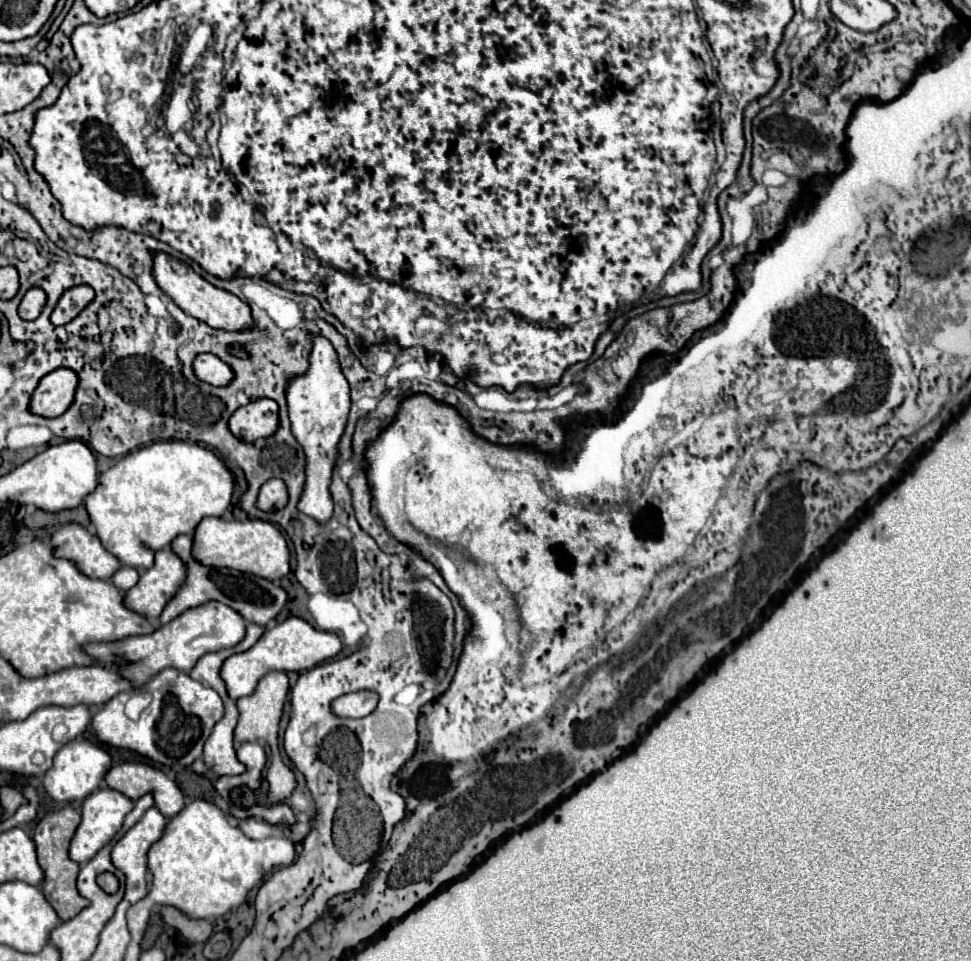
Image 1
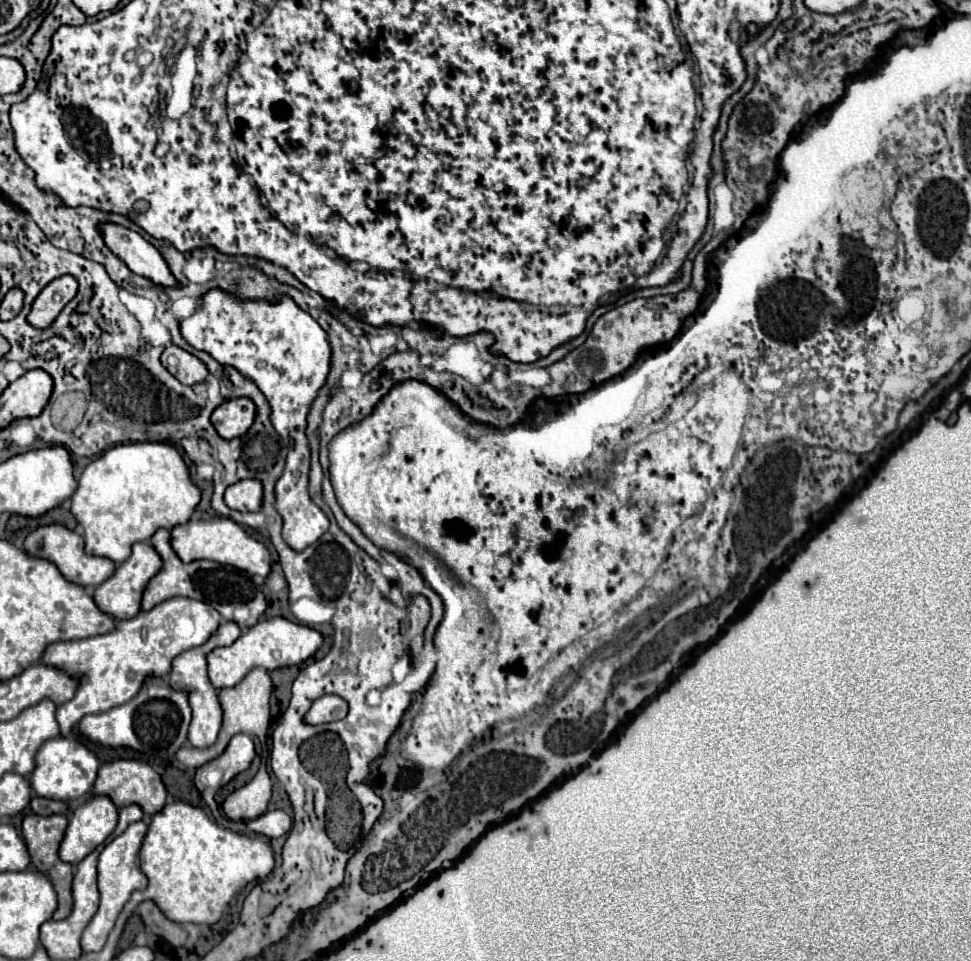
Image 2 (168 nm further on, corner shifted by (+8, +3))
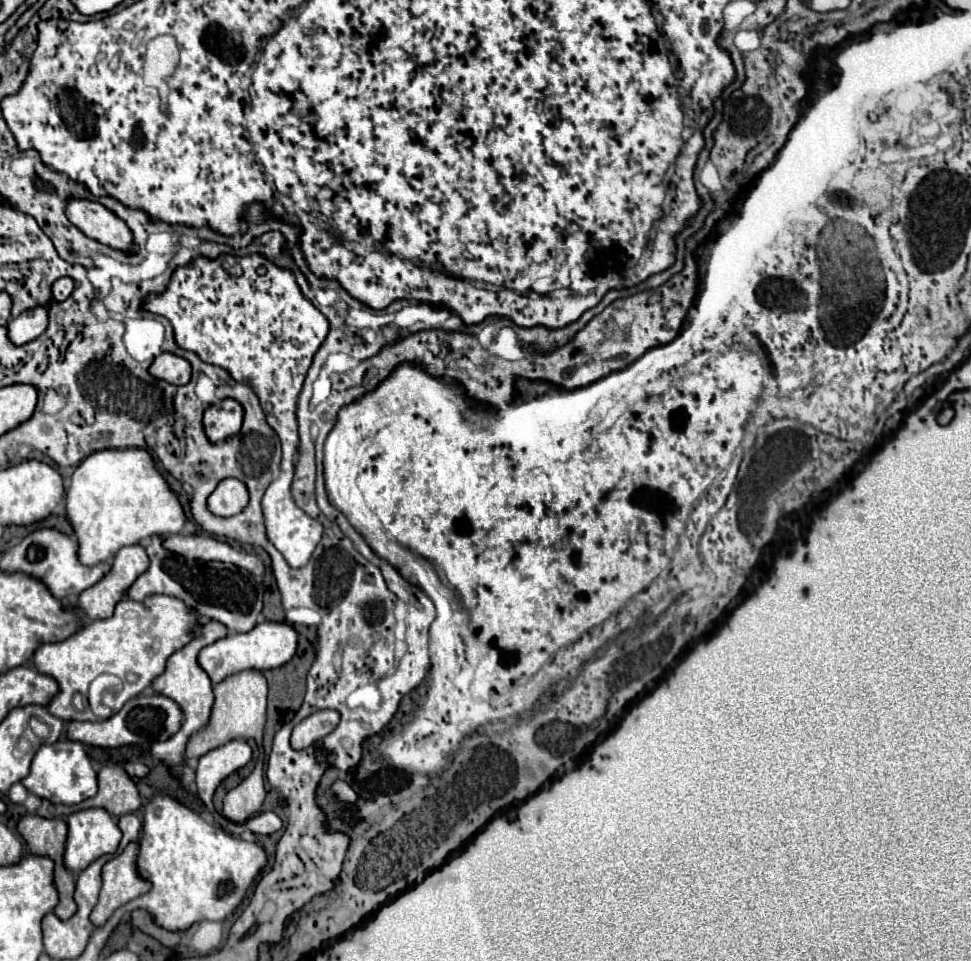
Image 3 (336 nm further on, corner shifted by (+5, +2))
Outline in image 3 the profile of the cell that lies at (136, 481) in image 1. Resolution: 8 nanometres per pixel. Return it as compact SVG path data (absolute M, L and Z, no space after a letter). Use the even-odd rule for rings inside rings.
M142 448L98 450L86 456L72 472L66 514L78 540L78 560L86 566L110 562L118 548L142 538L178 534L186 520L176 494Z

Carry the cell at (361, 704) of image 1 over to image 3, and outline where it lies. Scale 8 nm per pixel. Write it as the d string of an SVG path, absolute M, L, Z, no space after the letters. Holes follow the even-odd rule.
M336 710L314 712L312 716L304 718L300 724L294 726L290 746L294 750L304 750L304 748L312 746L316 740L330 734L338 726L338 722L340 722L340 714Z

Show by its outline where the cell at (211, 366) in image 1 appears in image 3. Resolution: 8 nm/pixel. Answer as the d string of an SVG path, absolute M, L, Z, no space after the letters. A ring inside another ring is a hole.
M162 352L160 356L154 358L148 372L158 380L164 380L164 382L174 384L174 386L182 386L182 384L190 382L192 368L184 358L178 358L170 352Z

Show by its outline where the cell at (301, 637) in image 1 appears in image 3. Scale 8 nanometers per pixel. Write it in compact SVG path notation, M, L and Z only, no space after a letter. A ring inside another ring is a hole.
M262 622L256 624L246 634L228 634L210 646L204 646L198 654L198 664L210 676L212 684L218 684L220 680L224 680L234 672L270 670L286 664L296 654L296 644L298 644L298 634L292 626L282 622Z

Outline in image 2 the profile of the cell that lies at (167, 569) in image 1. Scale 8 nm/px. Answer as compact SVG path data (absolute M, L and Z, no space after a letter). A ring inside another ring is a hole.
M135 543L133 545L133 553L131 557L119 565L119 569L115 571L115 575L111 579L107 579L105 583L101 583L95 593L93 599L99 605L101 611L109 613L115 619L131 619L137 613L141 613L141 597L145 587L149 585L149 581L161 571L163 561L159 559L159 553L151 547L151 543Z

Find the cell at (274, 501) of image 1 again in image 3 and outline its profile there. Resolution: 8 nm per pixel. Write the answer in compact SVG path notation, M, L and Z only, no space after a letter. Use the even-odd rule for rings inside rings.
M226 478L208 496L206 506L214 516L234 516L246 506L246 486L240 480Z

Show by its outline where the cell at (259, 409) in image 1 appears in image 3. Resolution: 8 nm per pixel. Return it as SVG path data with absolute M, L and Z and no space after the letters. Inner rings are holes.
M220 400L204 410L204 432L206 438L216 444L228 436L234 436L240 432L242 426L242 406L236 400Z

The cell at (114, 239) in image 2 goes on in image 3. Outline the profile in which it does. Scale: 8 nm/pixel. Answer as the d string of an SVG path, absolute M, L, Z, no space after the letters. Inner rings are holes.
M68 198L66 216L78 230L102 244L118 250L132 250L134 246L132 232L126 228L126 224L100 202L86 198Z

